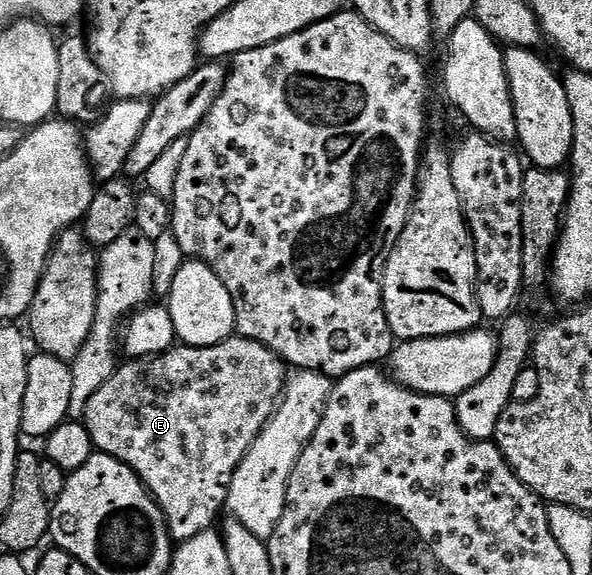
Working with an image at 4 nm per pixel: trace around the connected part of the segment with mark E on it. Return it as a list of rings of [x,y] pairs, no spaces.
[[[237,334],[229,336],[227,340],[216,346],[204,346],[203,348],[175,346],[166,352],[158,353],[157,356],[134,358],[126,363],[114,371],[112,378],[108,378],[108,382],[104,382],[104,386],[100,386],[100,390],[96,390],[96,394],[92,394],[92,398],[88,398],[84,417],[86,429],[97,451],[107,452],[112,458],[124,462],[142,479],[142,483],[146,485],[147,490],[164,514],[171,540],[181,542],[188,538],[196,538],[196,534],[211,531],[215,527],[216,521],[223,515],[228,490],[232,486],[232,478],[236,474],[244,454],[248,454],[252,442],[256,442],[256,438],[262,433],[264,426],[274,417],[278,402],[282,399],[283,392],[286,391],[288,383],[287,365],[268,346]]]

